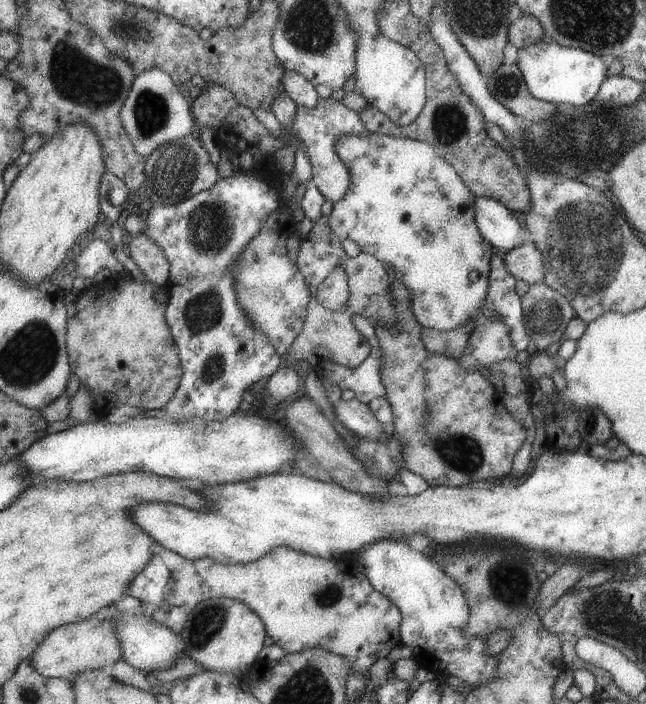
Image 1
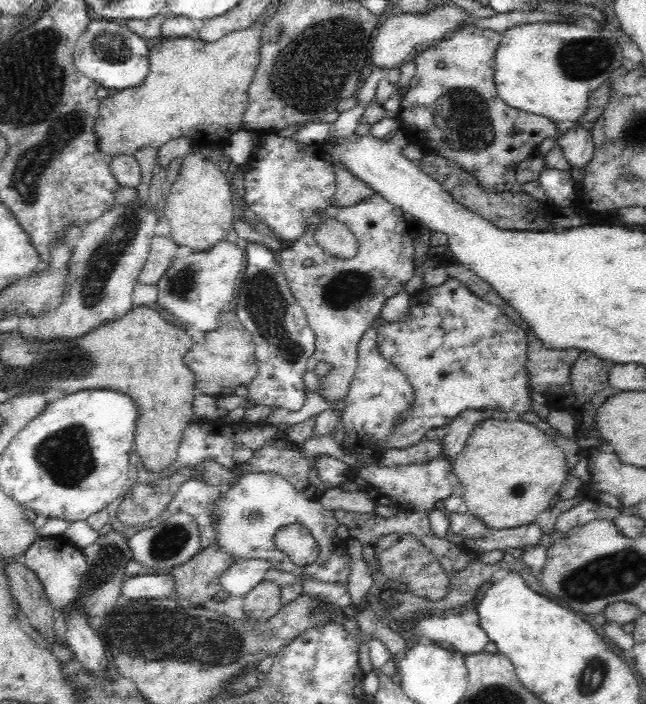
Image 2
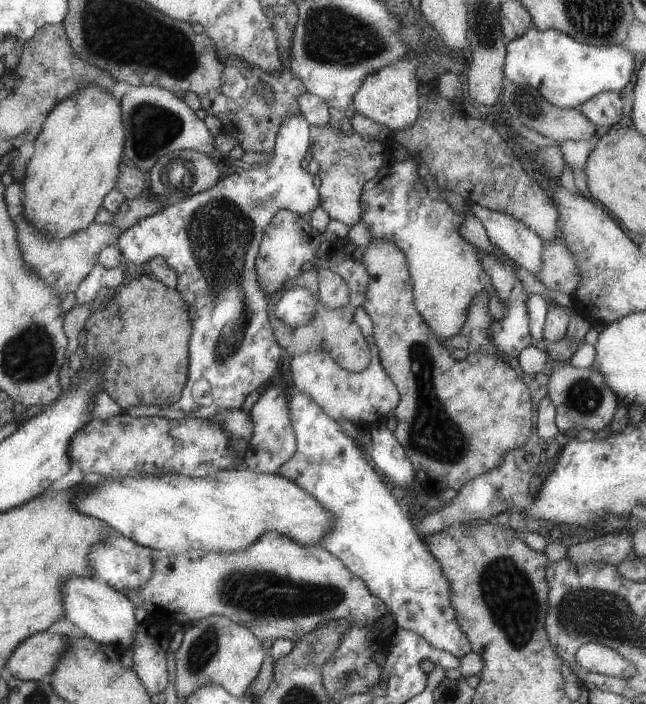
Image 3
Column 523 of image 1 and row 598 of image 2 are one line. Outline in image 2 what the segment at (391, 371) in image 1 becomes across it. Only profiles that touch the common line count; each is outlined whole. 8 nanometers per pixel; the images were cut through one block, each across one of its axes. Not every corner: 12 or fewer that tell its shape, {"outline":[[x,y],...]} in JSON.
{"outline":[[410,534],[376,542],[377,571],[418,597],[440,600],[448,578]]}

